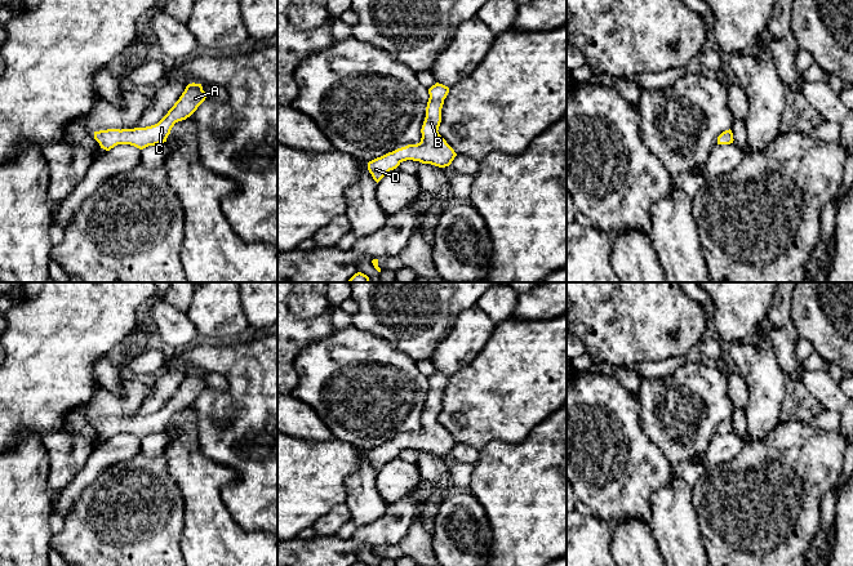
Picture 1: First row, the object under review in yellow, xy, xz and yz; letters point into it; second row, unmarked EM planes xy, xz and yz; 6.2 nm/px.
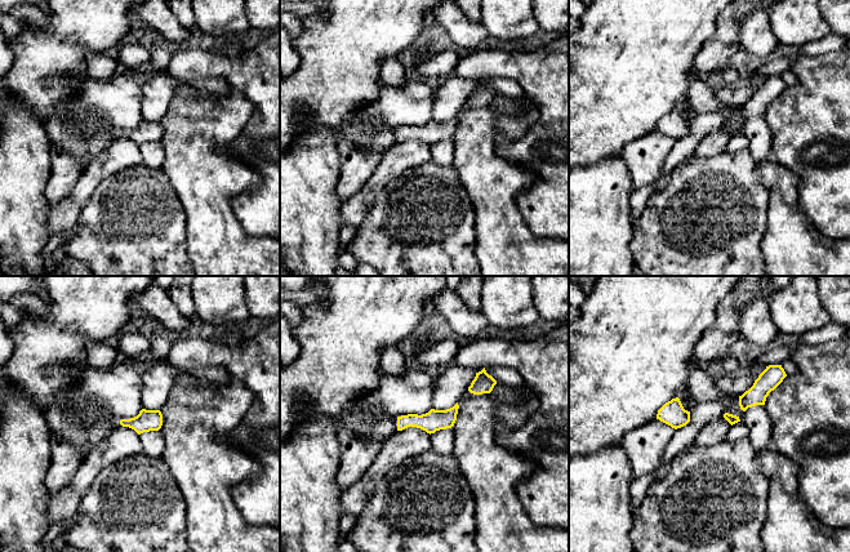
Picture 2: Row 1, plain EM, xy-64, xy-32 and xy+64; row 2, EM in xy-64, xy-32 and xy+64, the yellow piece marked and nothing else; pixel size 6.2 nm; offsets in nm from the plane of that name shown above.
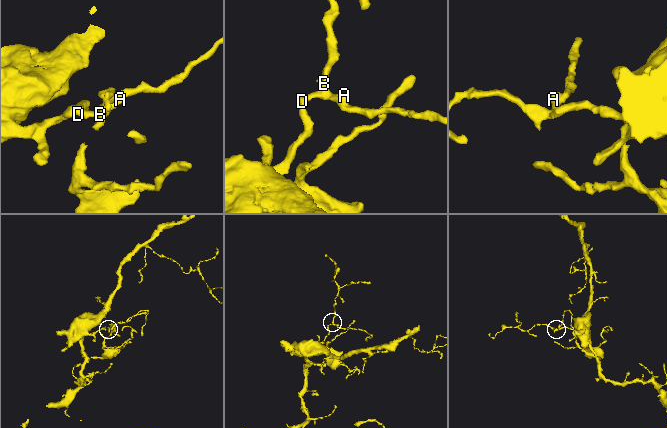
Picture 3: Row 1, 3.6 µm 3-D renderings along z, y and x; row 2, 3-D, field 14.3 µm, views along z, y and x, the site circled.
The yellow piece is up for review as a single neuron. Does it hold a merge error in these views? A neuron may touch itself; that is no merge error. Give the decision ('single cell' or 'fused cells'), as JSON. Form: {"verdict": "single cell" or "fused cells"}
{"verdict": "single cell"}

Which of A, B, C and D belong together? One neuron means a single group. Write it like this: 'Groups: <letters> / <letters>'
Groups: A B C D

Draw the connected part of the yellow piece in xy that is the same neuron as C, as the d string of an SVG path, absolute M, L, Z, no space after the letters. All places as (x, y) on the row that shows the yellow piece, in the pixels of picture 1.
M188 84L179 99L157 124L146 128L99 130L94 132L94 139L106 151L117 144L130 144L143 150L164 143L174 124L190 117L205 98L201 84Z

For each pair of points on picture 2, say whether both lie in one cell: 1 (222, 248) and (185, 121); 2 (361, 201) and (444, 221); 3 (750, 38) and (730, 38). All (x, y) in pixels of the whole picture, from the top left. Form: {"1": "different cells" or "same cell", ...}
{"1": "same cell", "2": "different cells", "3": "different cells"}

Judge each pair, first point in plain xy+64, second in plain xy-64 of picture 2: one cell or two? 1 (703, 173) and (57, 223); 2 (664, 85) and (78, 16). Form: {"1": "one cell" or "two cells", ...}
{"1": "two cells", "2": "one cell"}

